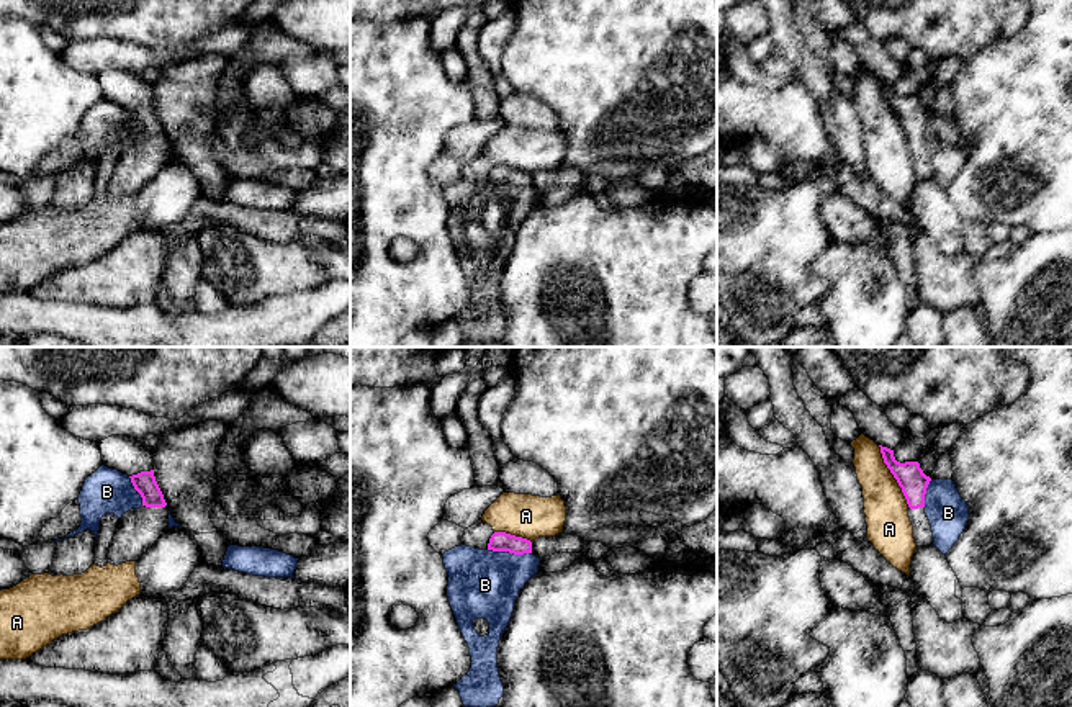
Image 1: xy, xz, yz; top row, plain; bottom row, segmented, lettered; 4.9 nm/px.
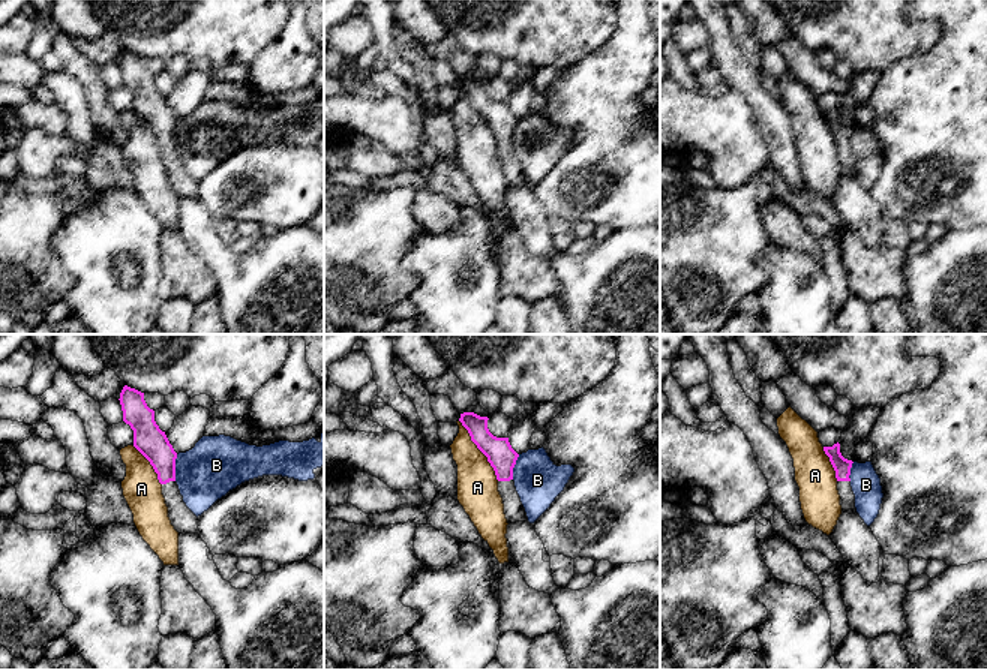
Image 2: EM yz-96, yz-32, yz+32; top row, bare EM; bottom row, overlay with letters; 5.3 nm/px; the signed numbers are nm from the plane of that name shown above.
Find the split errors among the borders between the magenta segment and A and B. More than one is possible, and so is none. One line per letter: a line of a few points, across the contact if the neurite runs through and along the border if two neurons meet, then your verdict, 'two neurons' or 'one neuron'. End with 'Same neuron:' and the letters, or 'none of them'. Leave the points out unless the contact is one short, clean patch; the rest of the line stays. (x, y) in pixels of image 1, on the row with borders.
A: line yz (878, 445), (882, 462), (909, 506); two neurons
B: line xz (488, 549), (531, 553); two neurons
Same neuron: none of them

